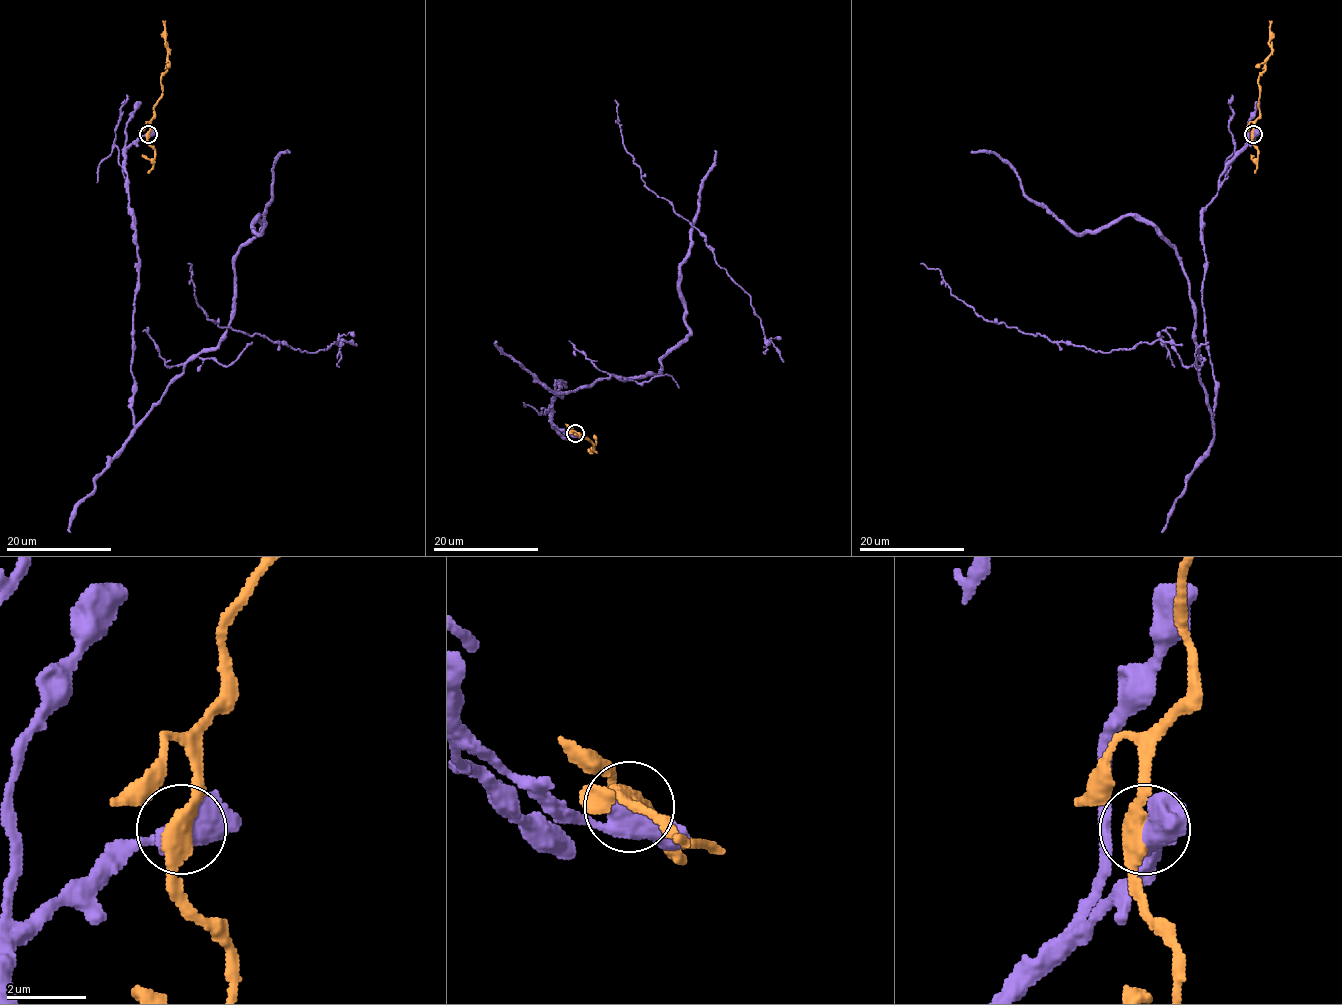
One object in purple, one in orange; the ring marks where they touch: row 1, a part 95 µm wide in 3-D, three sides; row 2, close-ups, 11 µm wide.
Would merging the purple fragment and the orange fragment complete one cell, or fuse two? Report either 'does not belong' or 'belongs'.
does not belong

